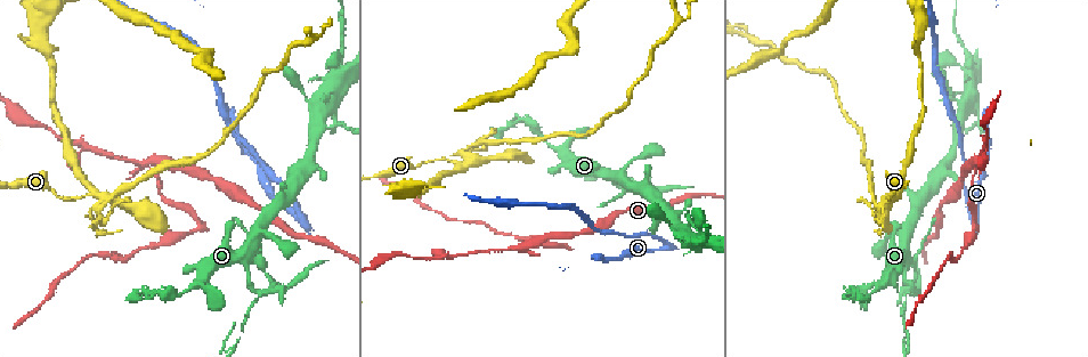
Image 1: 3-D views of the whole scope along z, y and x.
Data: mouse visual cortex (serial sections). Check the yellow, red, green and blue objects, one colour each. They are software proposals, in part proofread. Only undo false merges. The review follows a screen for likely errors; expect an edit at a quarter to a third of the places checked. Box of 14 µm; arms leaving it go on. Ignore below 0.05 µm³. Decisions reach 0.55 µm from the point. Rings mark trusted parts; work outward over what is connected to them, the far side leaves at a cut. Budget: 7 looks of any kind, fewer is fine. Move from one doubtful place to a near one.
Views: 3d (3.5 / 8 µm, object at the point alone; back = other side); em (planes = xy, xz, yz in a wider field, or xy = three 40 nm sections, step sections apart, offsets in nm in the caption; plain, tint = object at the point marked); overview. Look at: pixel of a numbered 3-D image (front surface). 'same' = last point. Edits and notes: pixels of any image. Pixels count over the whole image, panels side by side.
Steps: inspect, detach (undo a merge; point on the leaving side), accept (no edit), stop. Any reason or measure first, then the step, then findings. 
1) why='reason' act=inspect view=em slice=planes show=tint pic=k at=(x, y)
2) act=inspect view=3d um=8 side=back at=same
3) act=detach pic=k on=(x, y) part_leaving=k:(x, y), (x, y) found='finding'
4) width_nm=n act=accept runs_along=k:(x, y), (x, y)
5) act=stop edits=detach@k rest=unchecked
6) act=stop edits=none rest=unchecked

why='two arms in line, one across' act=inspect view=3d um=8 pic=1 at=(973, 161)

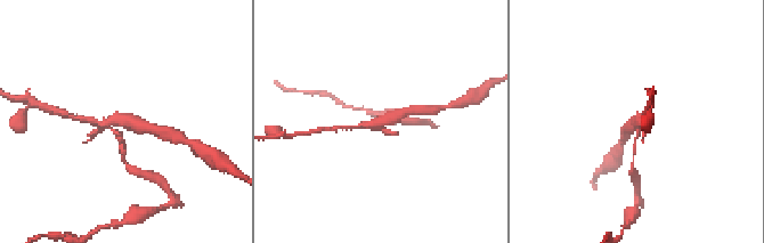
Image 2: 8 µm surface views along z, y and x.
why='zoom in' act=inspect view=3d um=3.5 pic=2 at=(380, 122)

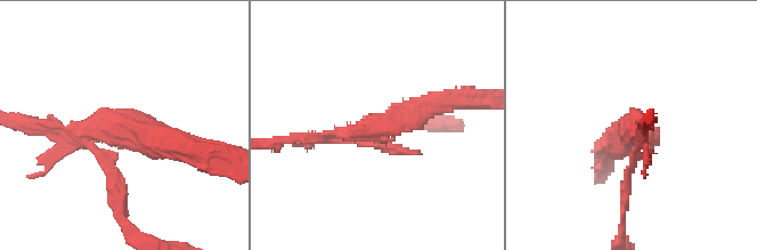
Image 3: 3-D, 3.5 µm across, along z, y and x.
act=accept found='one cell here'

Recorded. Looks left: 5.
why='arms part here' act=inspect view=3d um=8 pic=1 at=(459, 166)

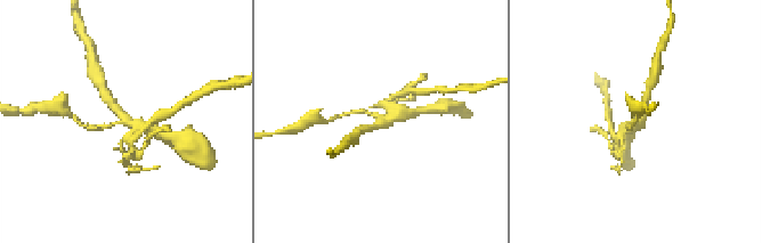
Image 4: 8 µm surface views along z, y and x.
act=inspect view=em slice=xy step=3 show=tint pic=4 at=(382, 118)

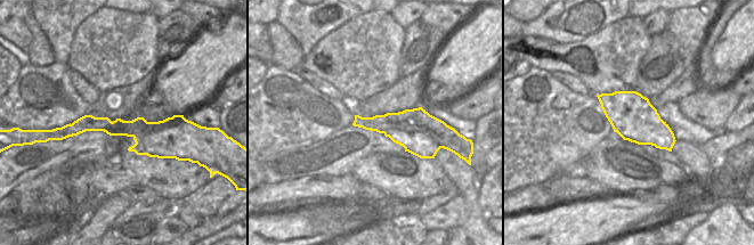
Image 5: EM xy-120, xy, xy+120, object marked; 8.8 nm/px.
width_nm=300 act=detach pic=4 on=(129, 137) part_leaving=4:(383, 120), (386, 102), (400, 95) found='two cells meet here'

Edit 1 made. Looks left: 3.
why='three-way junction' act=inspect view=em slice=planes show=tint pic=1 at=(984, 147)

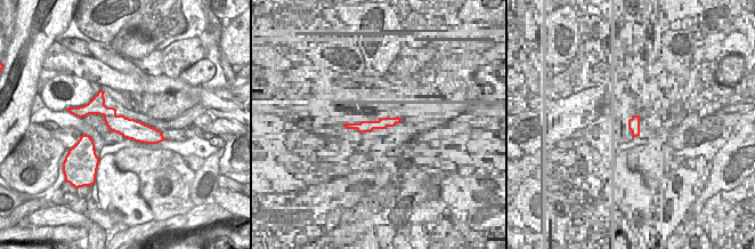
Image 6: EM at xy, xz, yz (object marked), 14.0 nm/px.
why='see where the arms go' act=inspect view=3d um=3.5 side=back at=same

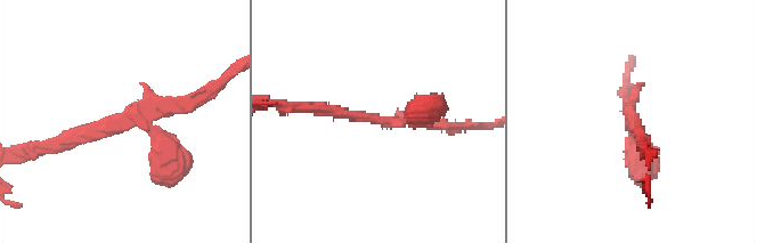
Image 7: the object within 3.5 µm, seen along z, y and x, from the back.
width_nm=280 act=accept runs_along=6:(90, 110), (157, 135) found='continuous, no second cell'

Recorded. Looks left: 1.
act=stop edits=detach@4 rest=unchecked

